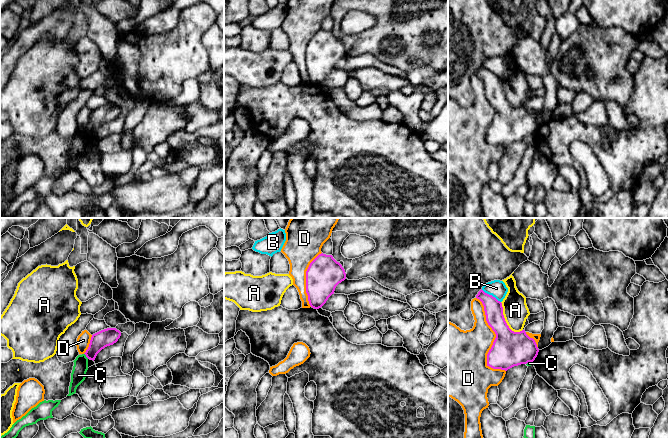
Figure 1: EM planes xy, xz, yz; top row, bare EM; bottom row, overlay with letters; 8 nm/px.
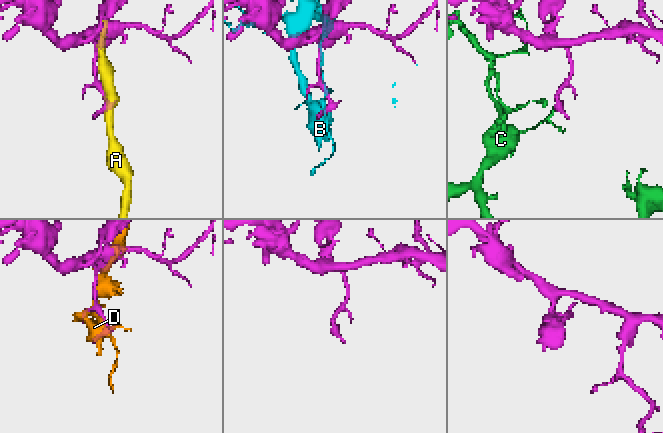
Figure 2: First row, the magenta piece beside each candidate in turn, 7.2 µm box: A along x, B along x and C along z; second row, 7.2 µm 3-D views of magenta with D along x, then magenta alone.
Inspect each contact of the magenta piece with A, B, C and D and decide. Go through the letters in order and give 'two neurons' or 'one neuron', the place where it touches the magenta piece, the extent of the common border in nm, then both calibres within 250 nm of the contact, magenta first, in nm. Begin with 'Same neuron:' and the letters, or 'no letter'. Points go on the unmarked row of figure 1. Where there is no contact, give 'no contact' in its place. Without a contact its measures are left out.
Same neuron: no letter
A: two neurons; meets magenta in yz at (505, 97); contact 300 nm long; 280 nm thick on the magenta side, 200 nm on the other
B: two neurons; meets magenta in yz at (491, 71); contact 190 nm long; 150 nm thick on the magenta side, 140 nm on the other
C: two neurons; meets magenta in xy at (86, 132); contact 60 nm long; 140 nm thick on the magenta side, 120 nm on the other
D: two neurons; meets magenta in yz at (494, 116); contact 650 nm long; 280 nm thick on the magenta side, 340 nm on the other

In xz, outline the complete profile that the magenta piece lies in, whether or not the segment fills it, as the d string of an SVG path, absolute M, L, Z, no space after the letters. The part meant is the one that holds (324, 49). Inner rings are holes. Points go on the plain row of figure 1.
M319 30L309 41L306 47L306 69L312 84L321 84L328 74L334 70L336 62L346 55L342 41L332 31Z

